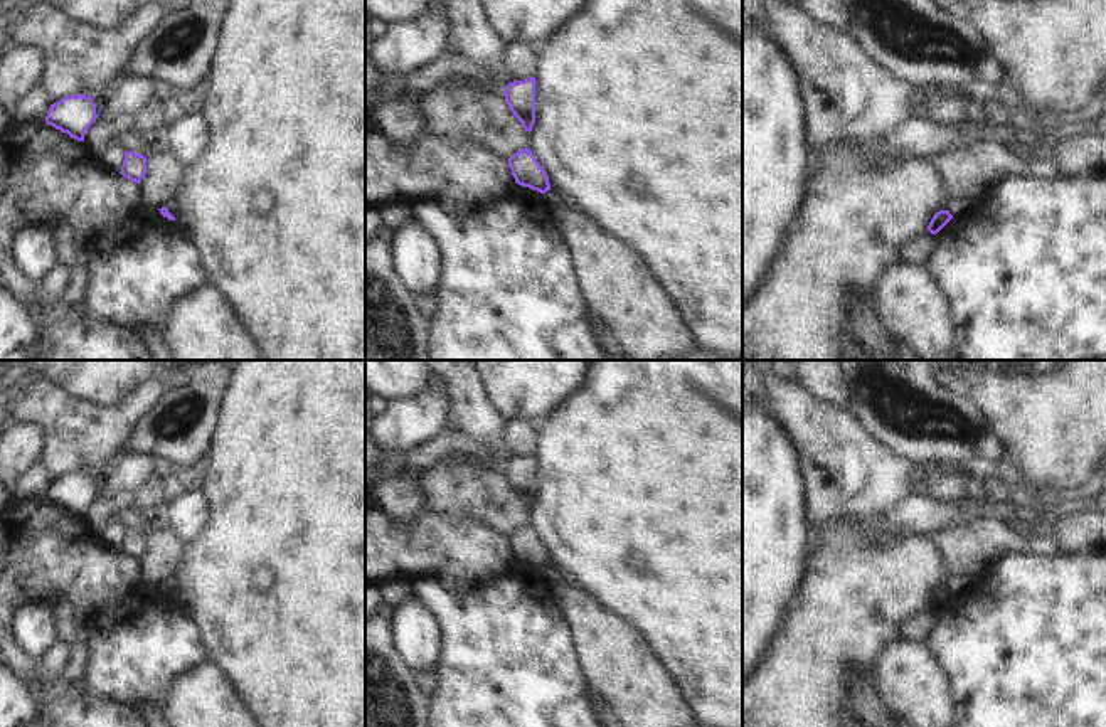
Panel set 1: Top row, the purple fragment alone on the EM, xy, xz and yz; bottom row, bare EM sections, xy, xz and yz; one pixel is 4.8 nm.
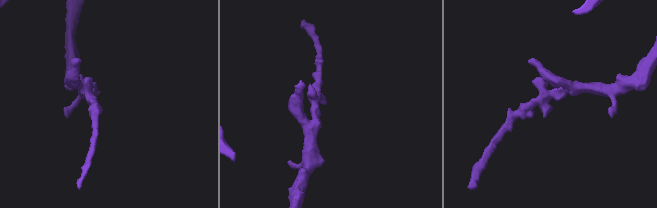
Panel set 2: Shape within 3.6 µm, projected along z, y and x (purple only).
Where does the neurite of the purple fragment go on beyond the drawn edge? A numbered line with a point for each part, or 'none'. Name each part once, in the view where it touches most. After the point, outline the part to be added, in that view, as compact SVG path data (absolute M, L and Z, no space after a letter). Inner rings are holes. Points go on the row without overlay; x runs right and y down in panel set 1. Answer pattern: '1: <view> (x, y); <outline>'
none

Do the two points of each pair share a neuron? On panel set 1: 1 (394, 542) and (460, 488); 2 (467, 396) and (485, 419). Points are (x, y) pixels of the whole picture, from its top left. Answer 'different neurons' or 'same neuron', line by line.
1: different neurons
2: same neuron

